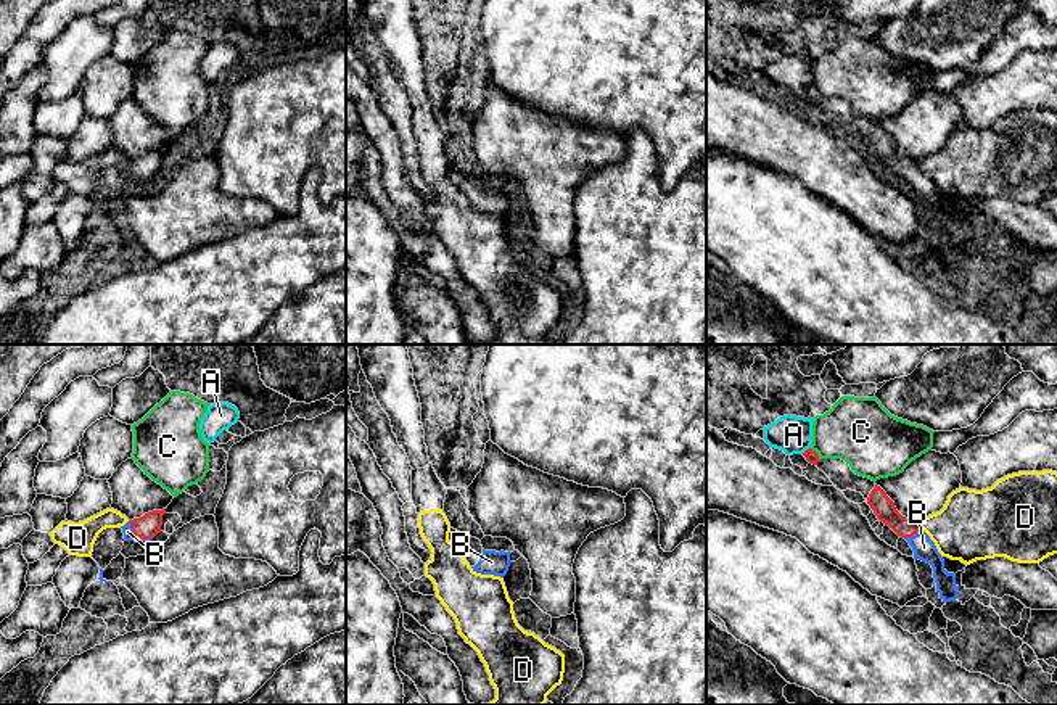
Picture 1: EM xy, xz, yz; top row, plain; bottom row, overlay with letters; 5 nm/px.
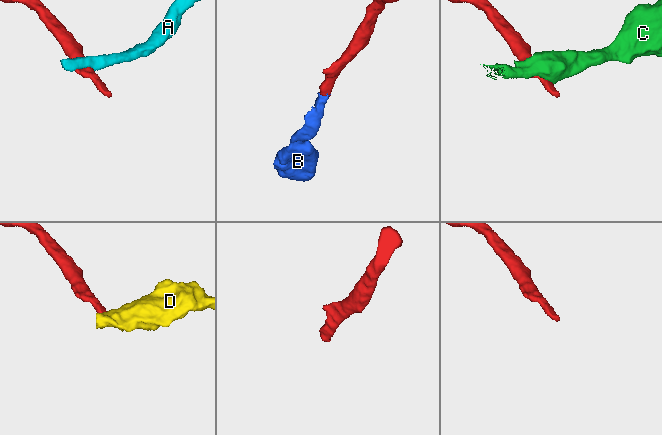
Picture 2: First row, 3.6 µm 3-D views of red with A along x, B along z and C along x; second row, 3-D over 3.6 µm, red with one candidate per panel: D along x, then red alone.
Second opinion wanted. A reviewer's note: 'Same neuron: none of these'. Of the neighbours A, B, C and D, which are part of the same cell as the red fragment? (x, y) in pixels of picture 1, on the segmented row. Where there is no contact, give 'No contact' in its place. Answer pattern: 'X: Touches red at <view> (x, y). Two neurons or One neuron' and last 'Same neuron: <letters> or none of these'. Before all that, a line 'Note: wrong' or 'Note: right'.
Note: wrong
A: Touches red at yz (806, 449). Two neurons
B: Touches red at xy (137, 536). One neuron
C: Touches red at yz (816, 453). Two neurons
D: Touches red at yz (919, 525). Two neurons
Same neuron: B

